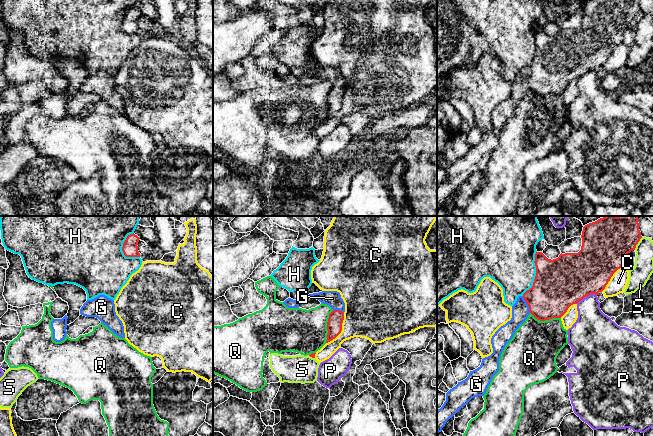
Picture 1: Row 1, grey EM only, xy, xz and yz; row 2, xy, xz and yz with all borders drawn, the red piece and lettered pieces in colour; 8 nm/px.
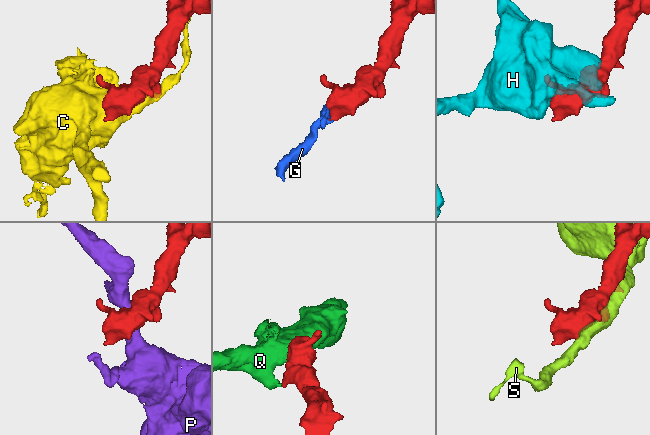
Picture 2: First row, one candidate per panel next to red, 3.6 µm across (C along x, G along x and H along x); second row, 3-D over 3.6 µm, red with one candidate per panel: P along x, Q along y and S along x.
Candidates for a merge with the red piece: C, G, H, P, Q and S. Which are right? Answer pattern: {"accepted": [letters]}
{"accepted": ["G"]}

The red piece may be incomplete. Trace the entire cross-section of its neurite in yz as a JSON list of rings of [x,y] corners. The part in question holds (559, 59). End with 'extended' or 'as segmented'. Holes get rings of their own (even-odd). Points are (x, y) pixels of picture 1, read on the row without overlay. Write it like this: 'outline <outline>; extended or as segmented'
outline [[[587,0],[583,3],[581,14],[582,22],[578,29],[561,29],[558,34],[551,36],[542,28],[536,28],[536,52],[533,62],[517,74],[512,82],[511,96],[492,112],[493,129],[483,134],[477,145],[470,147],[465,156],[458,158],[446,169],[446,177],[437,186],[437,210],[472,174],[486,169],[493,152],[499,147],[499,135],[506,120],[530,89],[540,97],[561,94],[571,81],[577,80],[590,70],[598,71],[605,65],[613,50],[622,44],[624,33],[635,26],[642,12],[639,0]]]; extended

